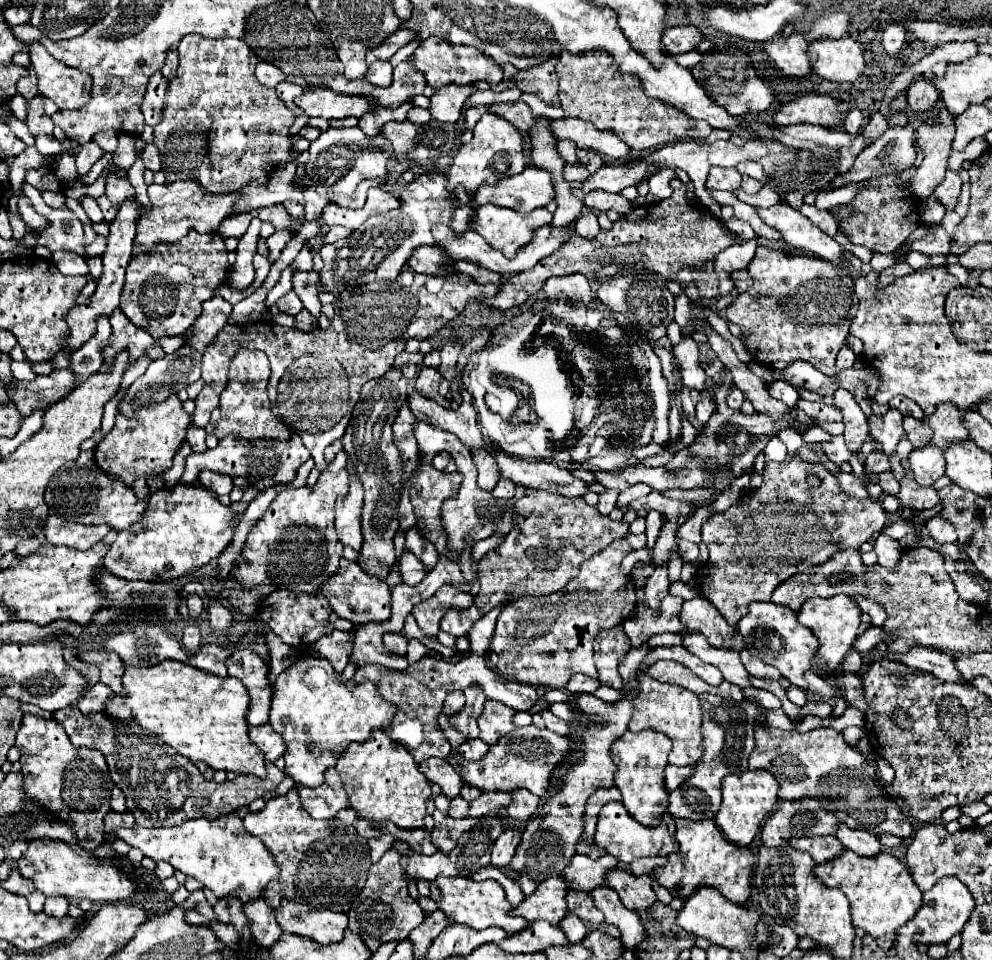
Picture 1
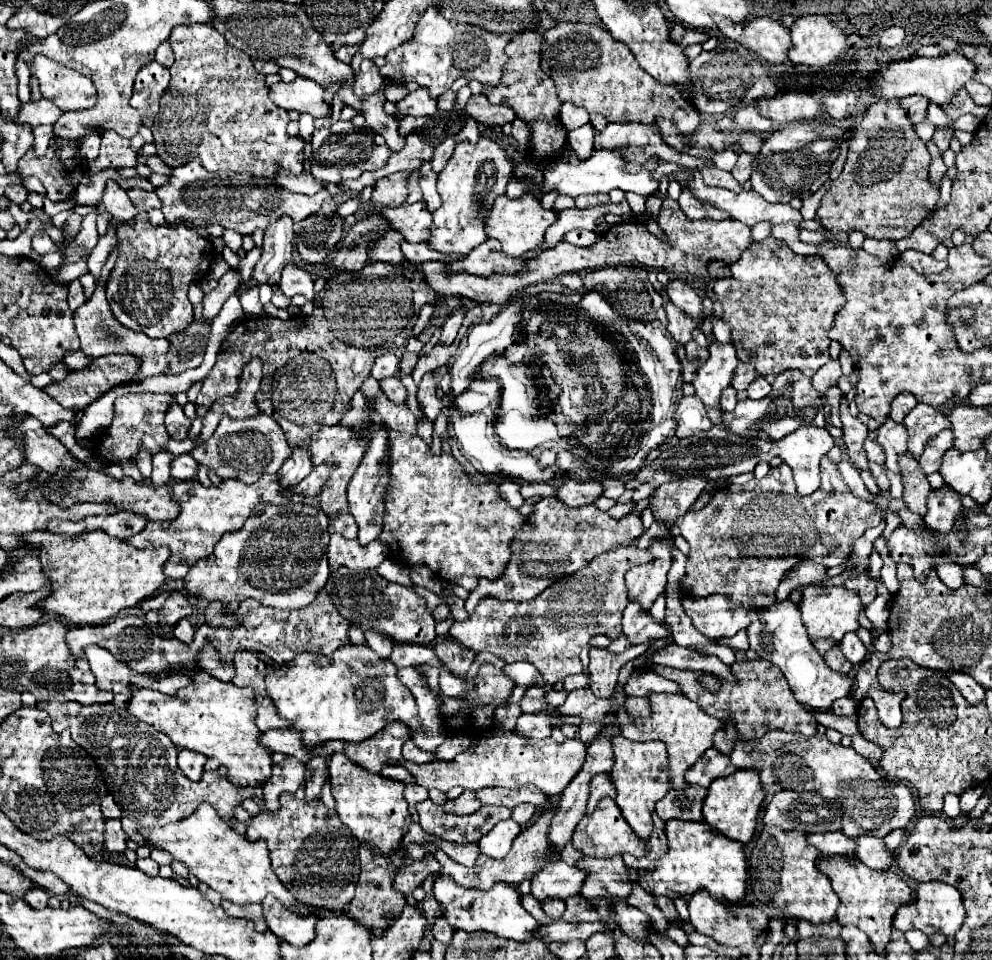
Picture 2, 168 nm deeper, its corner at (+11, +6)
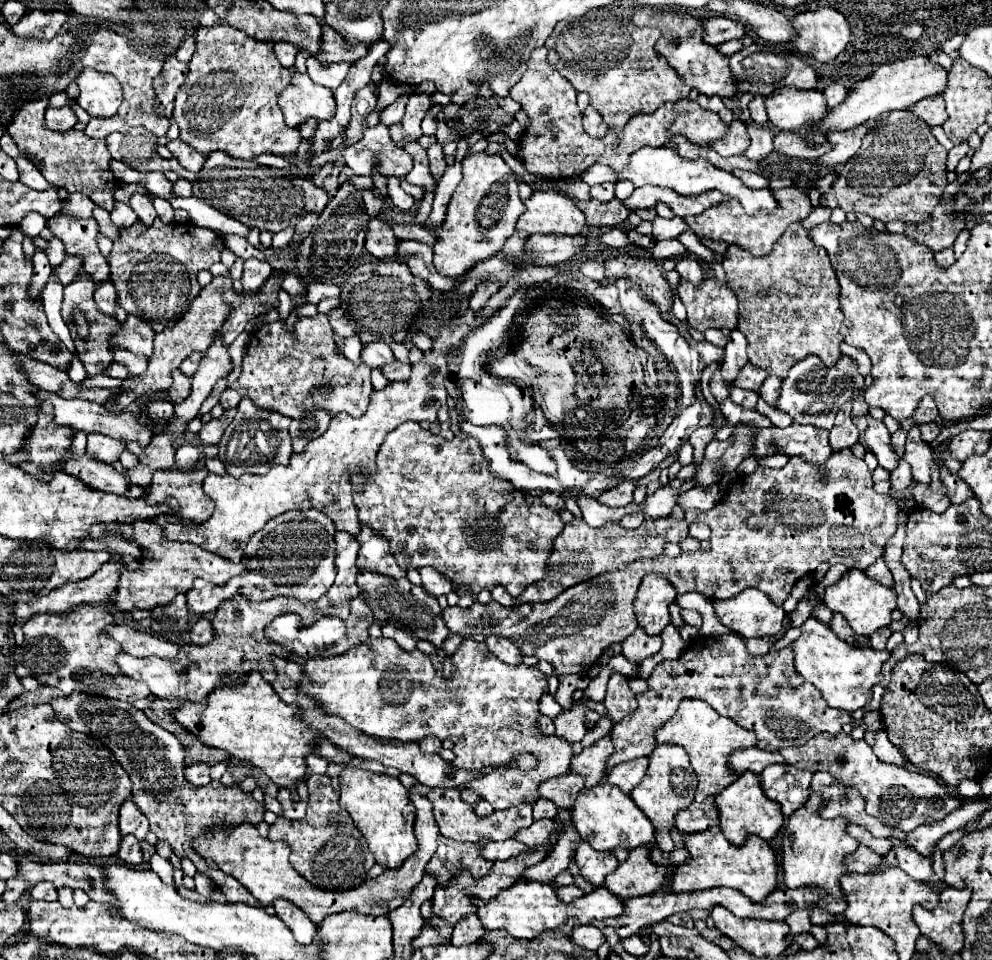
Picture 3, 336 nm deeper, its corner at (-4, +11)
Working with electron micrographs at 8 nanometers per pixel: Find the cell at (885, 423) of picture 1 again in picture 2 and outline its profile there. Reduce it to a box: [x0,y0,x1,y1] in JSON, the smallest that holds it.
[878,419,908,473]

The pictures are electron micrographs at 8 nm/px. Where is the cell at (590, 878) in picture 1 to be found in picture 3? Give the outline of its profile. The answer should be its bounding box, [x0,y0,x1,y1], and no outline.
[605,846,667,900]

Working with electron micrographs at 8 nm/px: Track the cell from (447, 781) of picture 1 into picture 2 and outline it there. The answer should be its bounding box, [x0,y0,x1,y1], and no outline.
[402,741,434,763]

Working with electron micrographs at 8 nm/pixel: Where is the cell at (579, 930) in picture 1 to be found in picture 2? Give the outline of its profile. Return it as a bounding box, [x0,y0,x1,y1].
[540,899,564,919]

